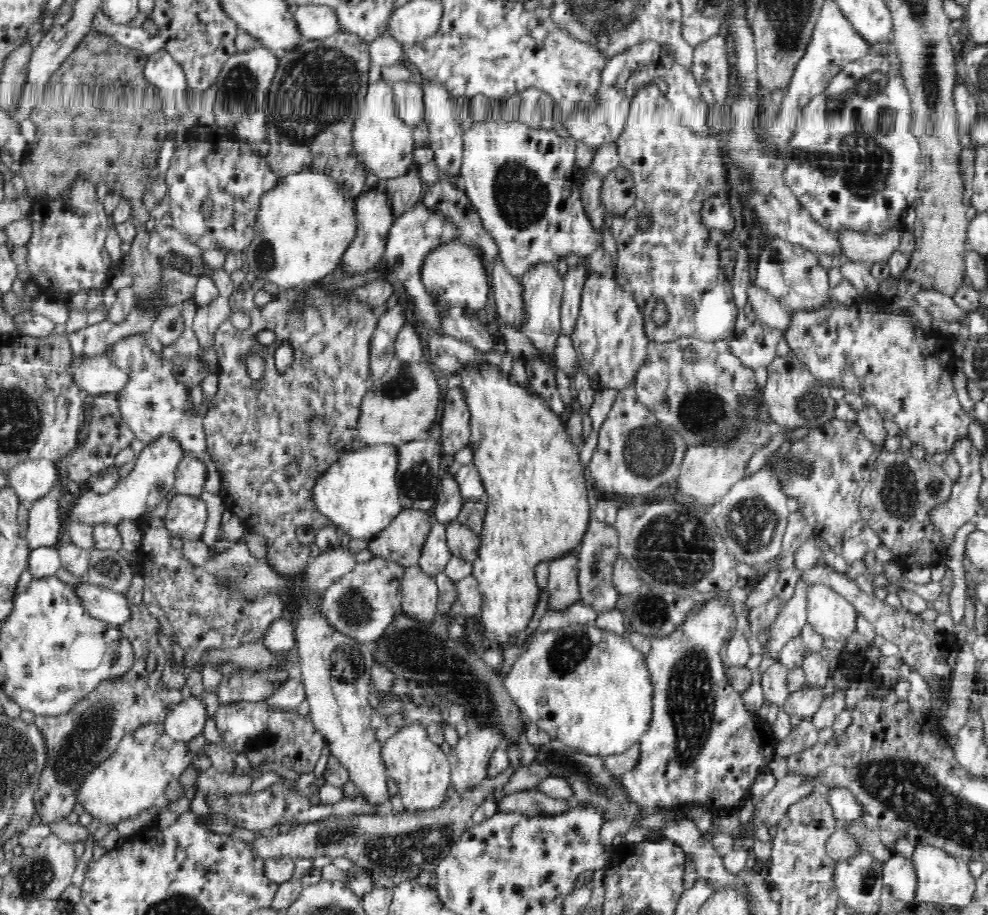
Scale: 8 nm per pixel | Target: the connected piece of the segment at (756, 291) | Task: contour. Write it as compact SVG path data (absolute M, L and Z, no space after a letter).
M756 285L748 286L746 295L756 317L770 329L777 328L784 332L788 328L788 311L782 308L780 301L774 295Z

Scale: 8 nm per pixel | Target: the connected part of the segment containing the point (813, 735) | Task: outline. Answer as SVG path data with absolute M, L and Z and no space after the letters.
M810 719L801 720L798 725L791 728L784 740L774 743L777 756L780 758L799 755L813 748L818 743L818 730L812 725Z

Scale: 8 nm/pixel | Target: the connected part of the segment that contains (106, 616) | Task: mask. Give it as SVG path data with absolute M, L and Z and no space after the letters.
M90 582L80 584L75 588L84 609L90 613L90 616L117 628L131 622L131 608L128 607L127 596L124 593L117 593L107 587L93 585Z

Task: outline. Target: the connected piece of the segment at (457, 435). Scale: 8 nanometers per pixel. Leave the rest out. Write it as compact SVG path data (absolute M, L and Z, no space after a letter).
M450 388L444 396L442 408L441 454L455 456L465 447L468 447L470 430L468 428L468 405L464 402L464 395L460 396L458 388Z

